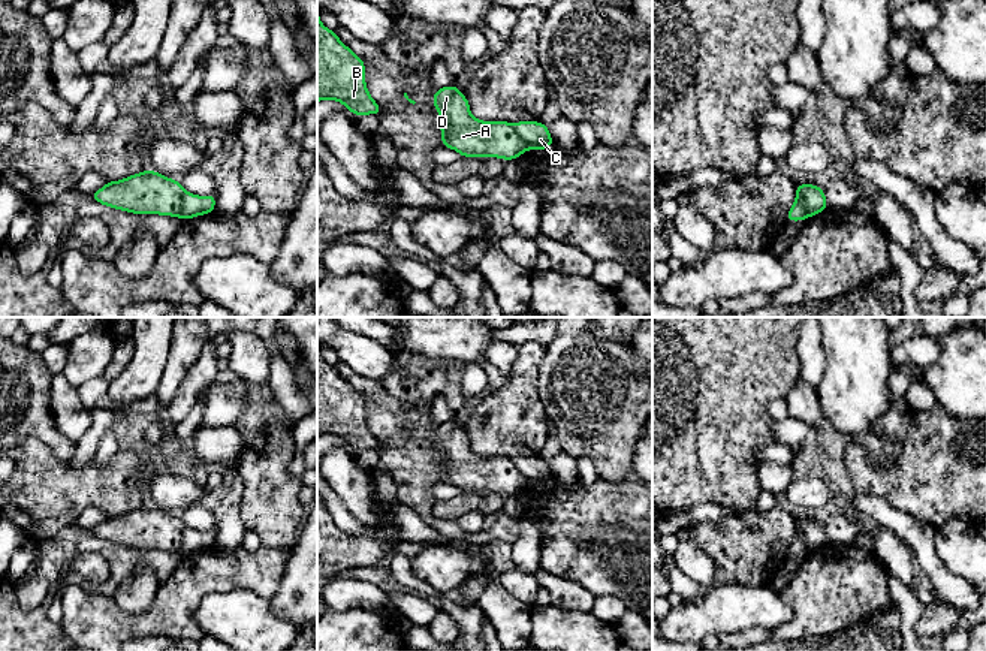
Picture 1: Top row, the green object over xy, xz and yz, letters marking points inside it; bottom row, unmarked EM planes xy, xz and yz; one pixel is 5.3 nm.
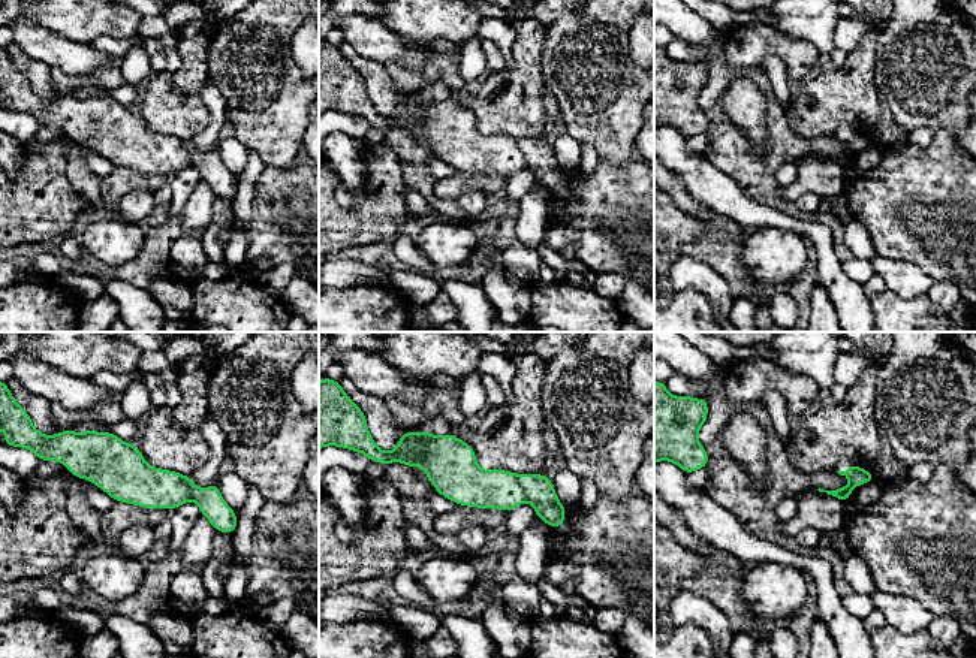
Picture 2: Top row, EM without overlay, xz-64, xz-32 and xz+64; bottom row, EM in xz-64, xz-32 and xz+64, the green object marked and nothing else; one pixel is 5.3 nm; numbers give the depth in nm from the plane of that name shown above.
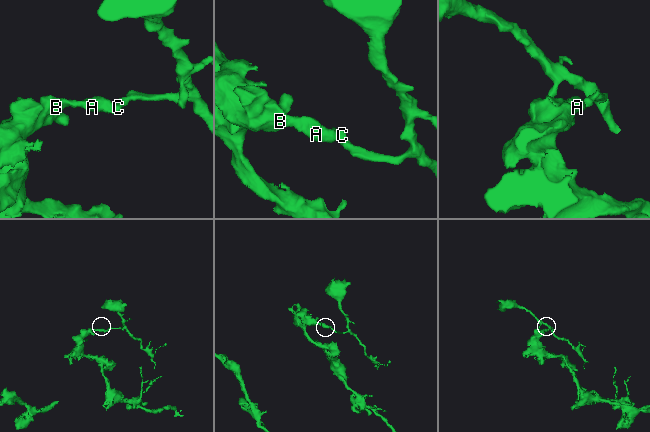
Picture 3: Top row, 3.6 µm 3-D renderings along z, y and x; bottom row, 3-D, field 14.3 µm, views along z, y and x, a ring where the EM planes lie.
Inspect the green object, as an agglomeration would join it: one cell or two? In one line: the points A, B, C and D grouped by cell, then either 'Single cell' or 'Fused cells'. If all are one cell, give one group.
Groups: A B D / C. Fused cells

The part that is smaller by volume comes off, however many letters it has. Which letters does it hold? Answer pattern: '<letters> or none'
C

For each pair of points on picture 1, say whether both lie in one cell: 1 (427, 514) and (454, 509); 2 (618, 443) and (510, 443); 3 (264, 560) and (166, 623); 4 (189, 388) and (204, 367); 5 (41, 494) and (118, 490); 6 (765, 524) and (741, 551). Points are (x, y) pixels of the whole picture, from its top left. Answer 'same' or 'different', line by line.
1: different
2: different
3: same
4: same
5: same
6: same

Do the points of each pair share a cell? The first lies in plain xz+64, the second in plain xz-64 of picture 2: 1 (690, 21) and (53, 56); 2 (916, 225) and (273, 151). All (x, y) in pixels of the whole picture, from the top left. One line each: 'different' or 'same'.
1: same
2: different

